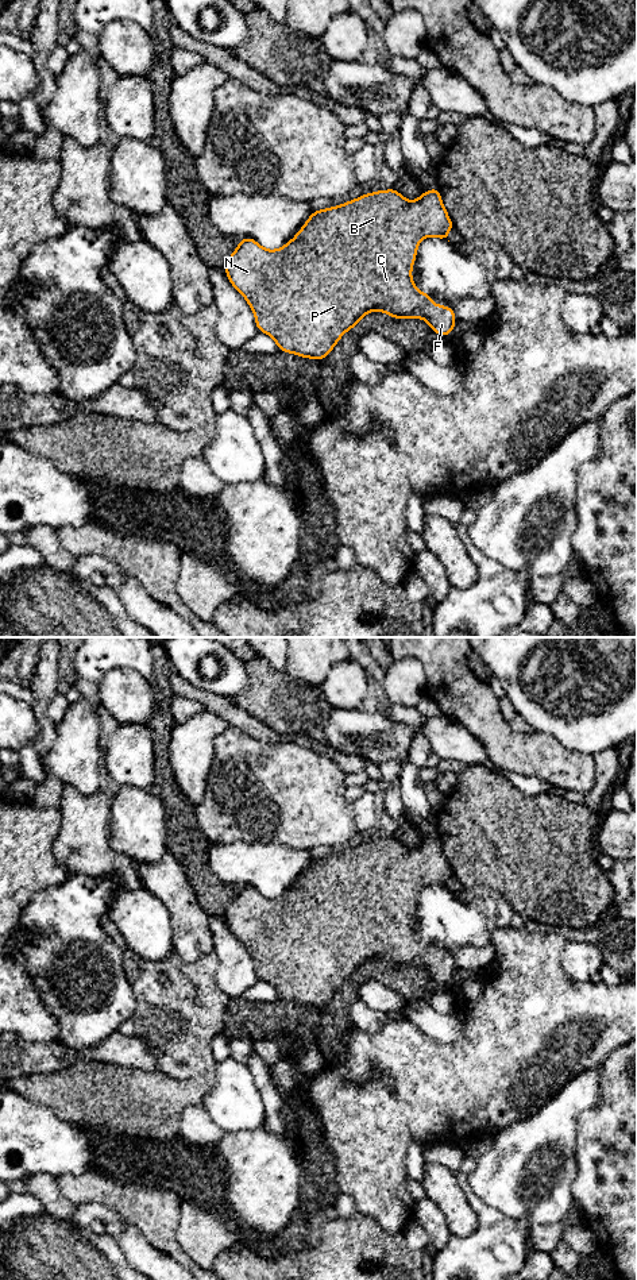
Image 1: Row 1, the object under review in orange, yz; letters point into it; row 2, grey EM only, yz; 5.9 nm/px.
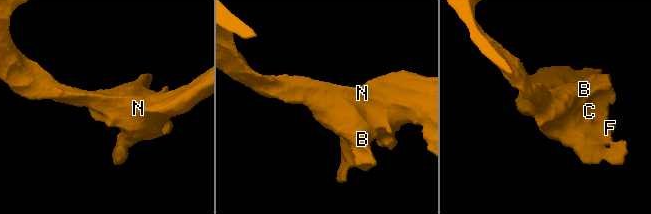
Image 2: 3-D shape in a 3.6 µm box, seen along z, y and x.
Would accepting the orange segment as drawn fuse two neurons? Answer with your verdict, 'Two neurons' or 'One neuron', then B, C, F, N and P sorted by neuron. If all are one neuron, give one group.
One neuron. Groups: B C F N P

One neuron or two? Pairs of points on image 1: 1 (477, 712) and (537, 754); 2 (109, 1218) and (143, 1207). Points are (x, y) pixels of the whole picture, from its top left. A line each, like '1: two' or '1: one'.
1: one
2: two

